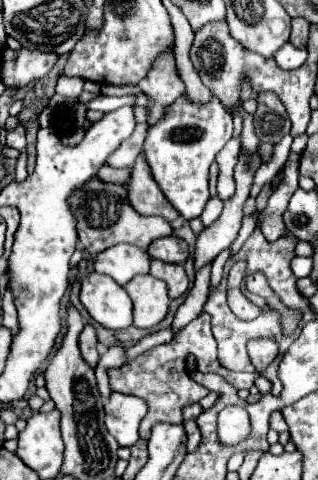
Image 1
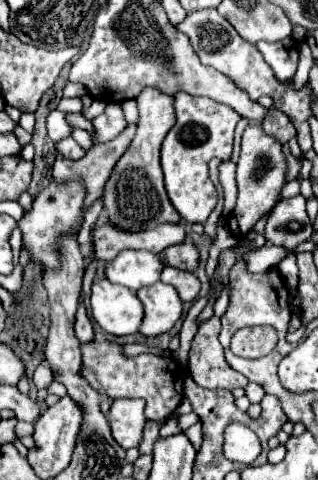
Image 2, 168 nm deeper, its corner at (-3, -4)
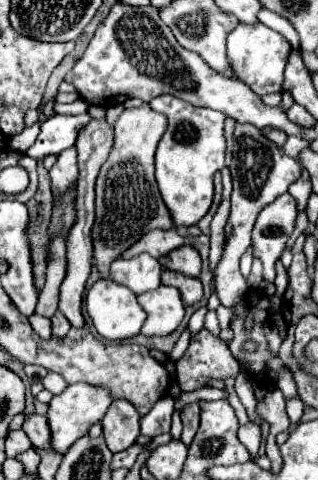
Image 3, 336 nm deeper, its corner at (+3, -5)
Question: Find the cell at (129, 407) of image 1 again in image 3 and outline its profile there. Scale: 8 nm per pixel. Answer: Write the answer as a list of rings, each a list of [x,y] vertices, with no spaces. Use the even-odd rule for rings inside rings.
[[[116,399],[102,419],[104,441],[112,453],[124,451],[136,443],[140,435],[140,413],[122,399]]]

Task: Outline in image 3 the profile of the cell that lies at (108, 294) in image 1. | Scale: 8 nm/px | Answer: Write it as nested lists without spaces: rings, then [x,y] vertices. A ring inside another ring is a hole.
[[[100,279],[90,287],[86,295],[86,309],[92,317],[96,331],[108,341],[124,341],[138,335],[146,321],[146,311],[136,301],[136,295],[128,287],[118,285],[112,279]]]

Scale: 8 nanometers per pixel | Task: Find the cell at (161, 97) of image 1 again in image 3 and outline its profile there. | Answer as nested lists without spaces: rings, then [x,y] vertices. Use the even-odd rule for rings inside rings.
[[[148,105],[124,109],[114,123],[114,147],[96,181],[96,221],[92,227],[94,259],[102,279],[108,277],[110,263],[116,261],[144,233],[172,227],[172,217],[160,199],[154,179],[154,151],[166,125],[166,117],[152,111]]]

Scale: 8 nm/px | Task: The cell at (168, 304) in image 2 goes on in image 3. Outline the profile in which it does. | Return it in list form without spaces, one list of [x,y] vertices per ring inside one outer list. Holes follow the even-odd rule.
[[[160,285],[154,291],[138,295],[138,303],[148,313],[148,319],[142,327],[142,335],[170,335],[184,319],[184,303],[174,287]]]

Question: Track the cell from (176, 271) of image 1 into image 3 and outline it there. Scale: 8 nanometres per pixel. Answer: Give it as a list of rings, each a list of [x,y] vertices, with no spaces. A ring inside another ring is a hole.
[[[164,271],[164,273],[162,273],[162,283],[180,289],[182,301],[184,301],[186,305],[198,303],[198,301],[202,299],[202,295],[204,295],[200,279],[188,277],[188,275],[182,275],[182,273],[176,273],[176,271]]]

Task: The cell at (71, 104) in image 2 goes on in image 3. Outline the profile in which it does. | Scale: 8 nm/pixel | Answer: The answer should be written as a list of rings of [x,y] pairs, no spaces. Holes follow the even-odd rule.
[[[82,99],[68,104],[56,103],[54,110],[60,115],[80,115],[88,111],[88,103],[82,101]]]

